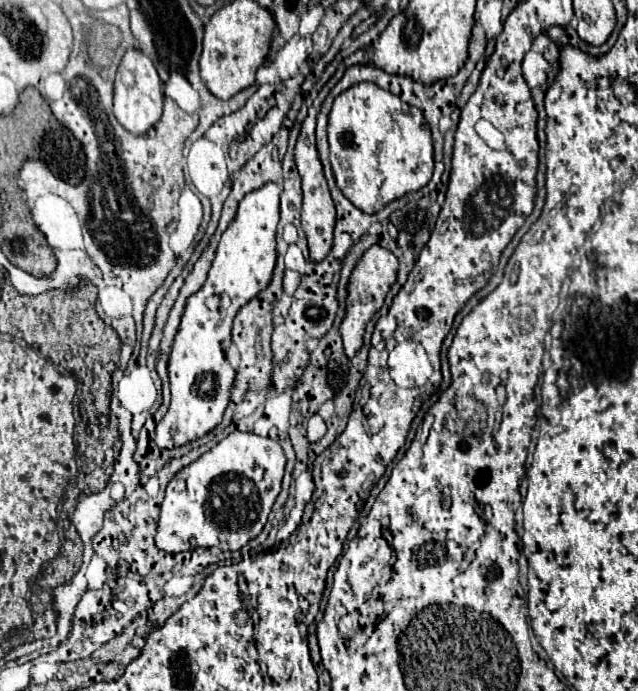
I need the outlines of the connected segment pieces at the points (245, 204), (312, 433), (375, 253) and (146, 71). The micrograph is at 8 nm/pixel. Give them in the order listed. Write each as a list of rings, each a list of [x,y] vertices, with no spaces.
[[[273,182],[243,196],[237,214],[223,232],[205,284],[187,298],[179,330],[169,352],[167,372],[171,382],[171,404],[155,428],[159,448],[175,448],[213,430],[229,404],[235,370],[225,358],[223,342],[231,342],[231,324],[241,306],[265,290],[275,268],[275,234],[279,224],[281,188]]]
[[[313,414],[309,418],[309,426],[307,426],[307,438],[311,442],[317,442],[325,436],[325,420],[319,414]]]
[[[373,244],[359,260],[357,266],[353,268],[347,284],[347,304],[345,304],[345,318],[341,322],[341,338],[343,338],[343,348],[349,358],[353,358],[359,348],[363,346],[363,332],[365,324],[373,318],[373,314],[383,306],[385,296],[391,288],[391,284],[397,280],[397,270],[399,270],[399,260],[383,246]]]
[[[129,48],[117,68],[115,88],[113,88],[113,114],[123,128],[133,134],[145,134],[153,128],[163,112],[163,86],[153,62],[135,48]]]

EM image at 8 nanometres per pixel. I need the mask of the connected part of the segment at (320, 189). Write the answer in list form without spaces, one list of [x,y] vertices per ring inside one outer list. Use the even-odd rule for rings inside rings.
[[[313,104],[309,108],[309,116],[303,122],[303,128],[301,128],[301,134],[299,134],[299,140],[297,140],[297,146],[295,146],[295,164],[297,164],[297,170],[303,178],[301,226],[303,226],[303,232],[307,236],[309,254],[311,254],[313,262],[319,262],[329,254],[331,244],[333,244],[333,224],[335,224],[335,204],[331,200],[331,192],[327,188],[327,180],[325,180],[323,168],[321,168],[321,160],[319,160],[317,148],[315,148],[315,116],[319,112],[319,106],[321,104]]]

